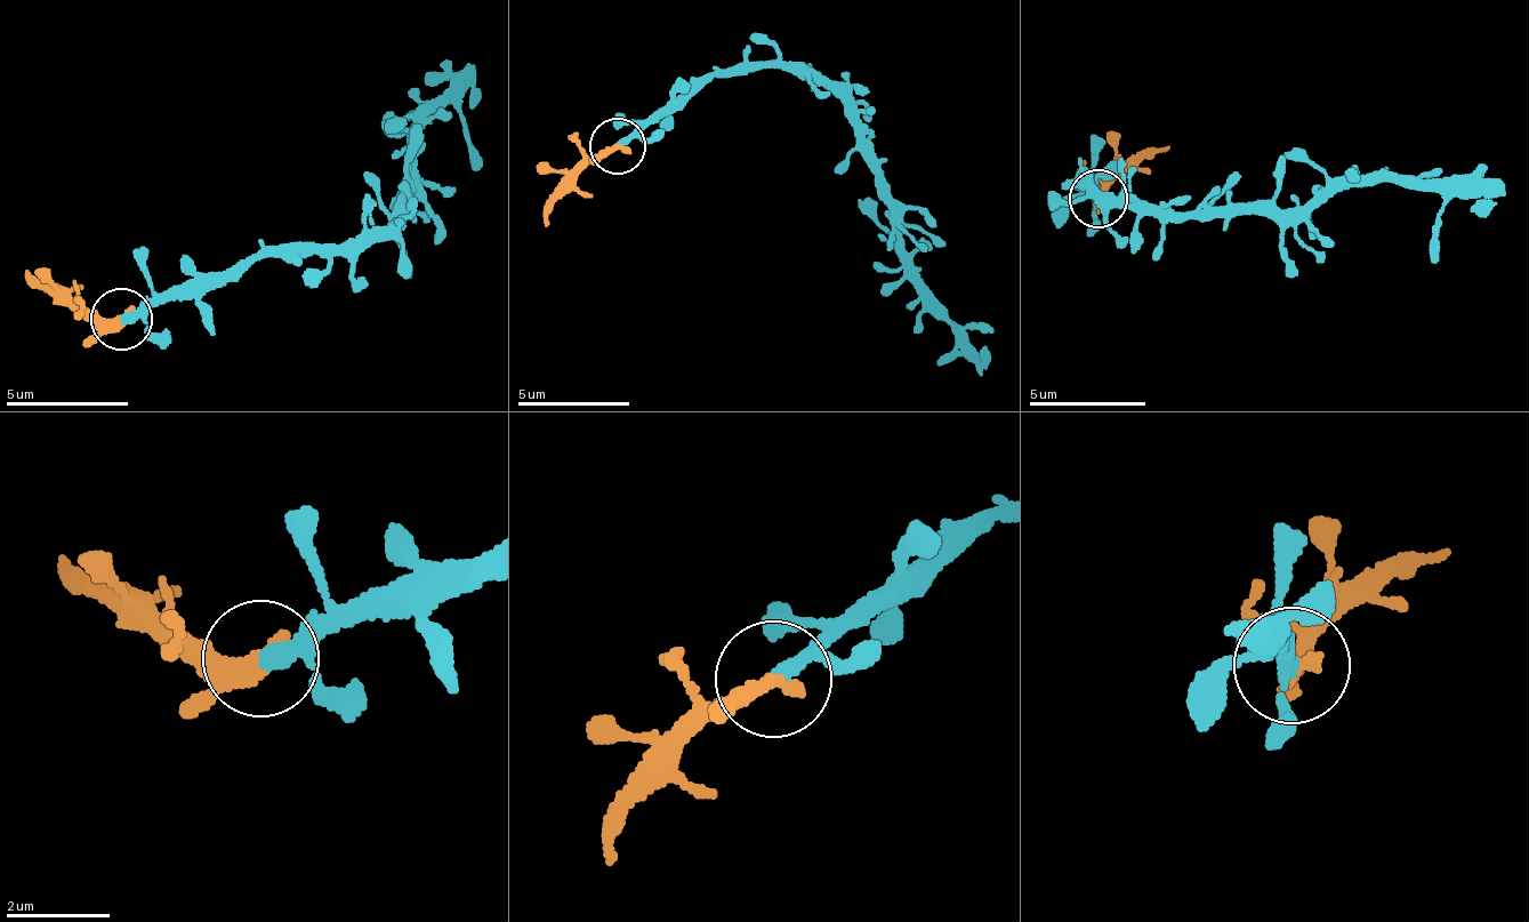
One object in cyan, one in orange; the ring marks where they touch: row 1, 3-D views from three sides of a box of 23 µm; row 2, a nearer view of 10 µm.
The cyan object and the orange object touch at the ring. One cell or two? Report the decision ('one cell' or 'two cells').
one cell

